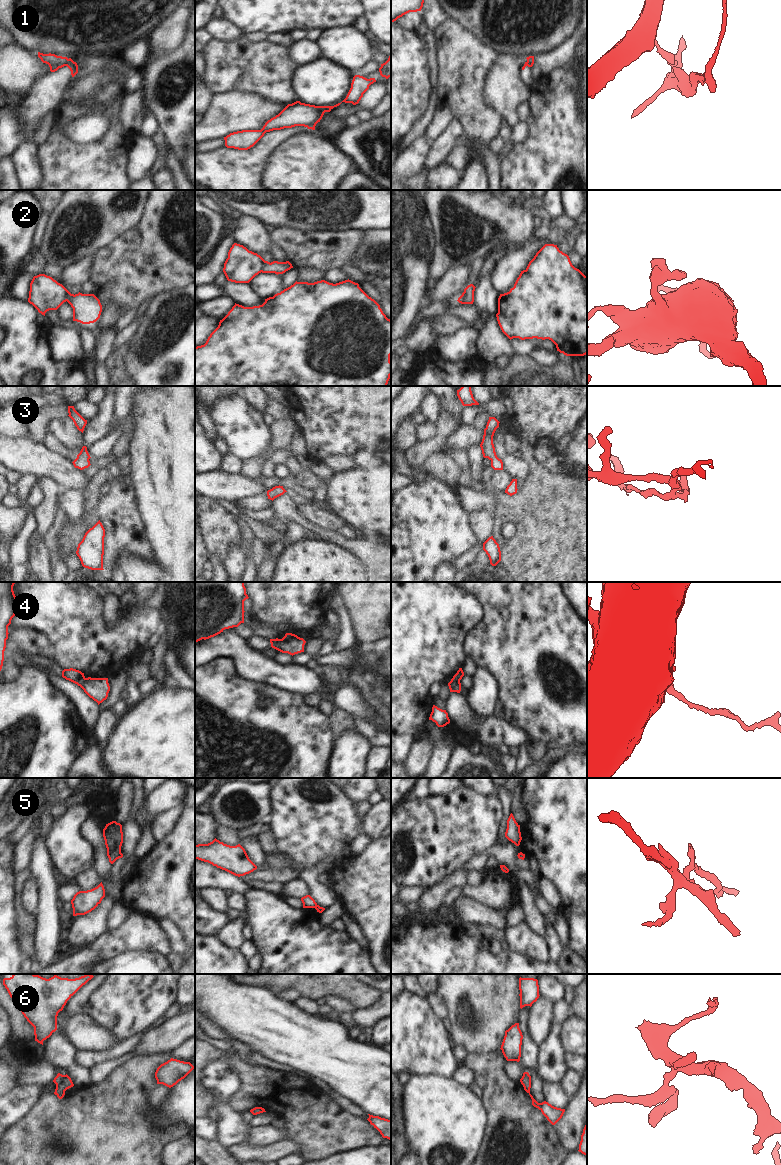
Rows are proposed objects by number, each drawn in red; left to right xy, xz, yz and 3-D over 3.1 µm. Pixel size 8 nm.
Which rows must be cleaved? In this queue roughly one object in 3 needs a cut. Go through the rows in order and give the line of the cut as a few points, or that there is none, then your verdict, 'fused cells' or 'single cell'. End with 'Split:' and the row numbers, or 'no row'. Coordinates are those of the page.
1: cut in xy along (68, 59), (64, 65); fused cells
2: cut in xz along (265, 261), (260, 271); fused cells
3: no cut; single cell
4: cut in xz along (279, 639), (278, 650); fused cells
5: cut in xy along (121, 853), (118, 857); fused cells
6: no cut; single cell
Split: 1, 2, 4, 5

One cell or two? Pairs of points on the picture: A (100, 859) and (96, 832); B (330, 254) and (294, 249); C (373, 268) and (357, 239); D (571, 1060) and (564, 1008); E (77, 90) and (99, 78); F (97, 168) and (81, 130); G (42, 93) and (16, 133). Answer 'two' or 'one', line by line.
A: one
B: one
C: two
D: two
E: one
F: two
G: one

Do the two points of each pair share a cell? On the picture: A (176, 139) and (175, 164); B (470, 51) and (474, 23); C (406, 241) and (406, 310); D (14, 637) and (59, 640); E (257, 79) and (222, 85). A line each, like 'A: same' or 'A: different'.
A: different
B: different
C: same
D: different
E: same

